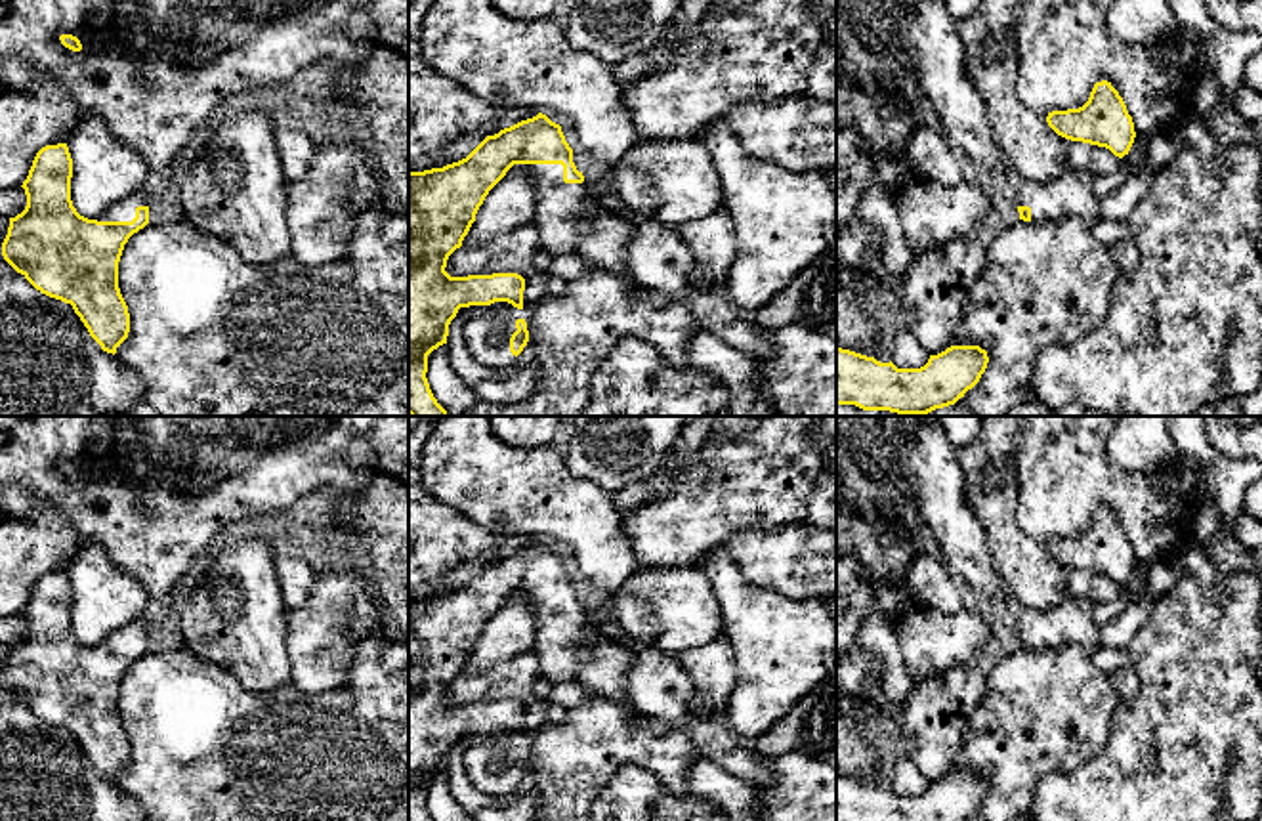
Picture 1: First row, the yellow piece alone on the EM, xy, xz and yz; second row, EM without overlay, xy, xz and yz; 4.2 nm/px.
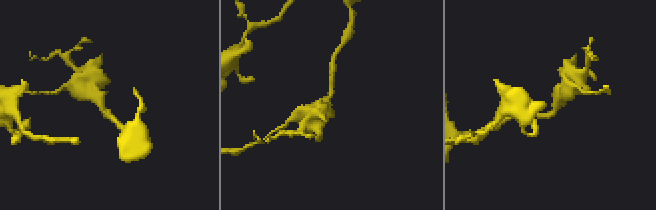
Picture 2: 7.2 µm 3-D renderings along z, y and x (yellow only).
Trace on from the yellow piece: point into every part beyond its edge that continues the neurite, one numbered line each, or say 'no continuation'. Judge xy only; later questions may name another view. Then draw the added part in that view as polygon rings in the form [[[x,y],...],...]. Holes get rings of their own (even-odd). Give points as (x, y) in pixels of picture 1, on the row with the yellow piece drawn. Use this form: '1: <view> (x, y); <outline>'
1: xy (125, 210); [[[143,191],[126,195],[120,202],[107,208],[103,214],[99,214],[97,221],[132,221],[136,218],[137,206],[149,206],[149,200]]]

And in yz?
1: yz (1072, 195); [[[1075,172],[1050,183],[1025,183],[1018,189],[1018,206],[1031,208],[1031,221],[1079,218],[1092,229],[1102,220],[1092,181],[1092,174]]]

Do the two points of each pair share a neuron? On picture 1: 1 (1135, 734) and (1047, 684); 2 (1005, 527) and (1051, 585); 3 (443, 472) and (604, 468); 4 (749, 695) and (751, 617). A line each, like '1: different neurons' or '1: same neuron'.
1: different neurons
2: same neuron
3: different neurons
4: same neuron

